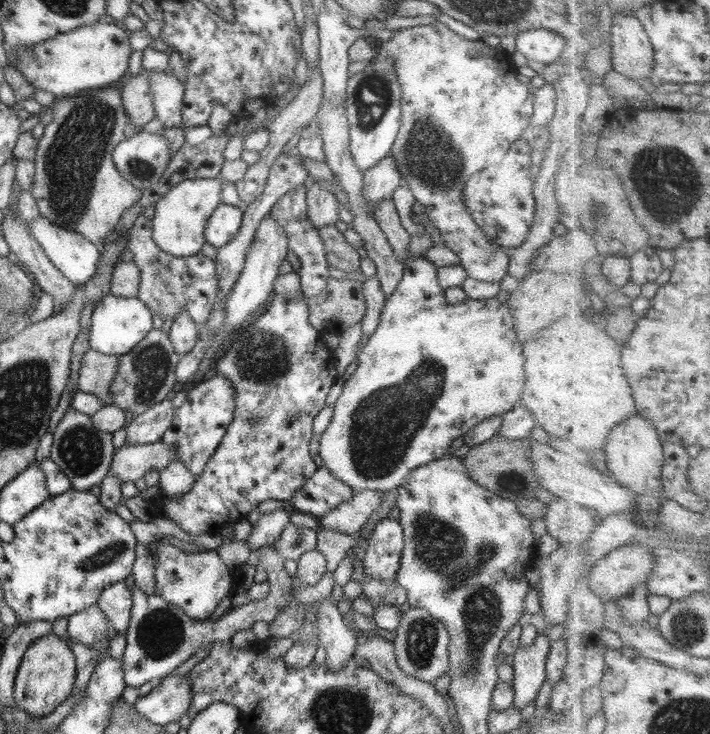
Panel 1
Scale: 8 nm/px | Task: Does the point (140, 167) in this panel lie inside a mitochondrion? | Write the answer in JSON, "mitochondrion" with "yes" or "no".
{"mitochondrion":"yes"}

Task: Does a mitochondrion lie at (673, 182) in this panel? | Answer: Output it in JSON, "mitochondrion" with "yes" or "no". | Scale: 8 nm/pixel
{"mitochondrion":"yes"}

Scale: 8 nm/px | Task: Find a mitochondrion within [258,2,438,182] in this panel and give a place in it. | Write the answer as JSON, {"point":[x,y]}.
{"point":[371,100]}

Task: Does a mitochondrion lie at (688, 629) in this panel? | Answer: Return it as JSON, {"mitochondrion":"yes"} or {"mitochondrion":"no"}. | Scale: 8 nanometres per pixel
{"mitochondrion":"yes"}

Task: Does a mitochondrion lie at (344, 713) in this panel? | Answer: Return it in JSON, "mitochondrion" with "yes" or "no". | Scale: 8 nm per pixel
{"mitochondrion":"yes"}

